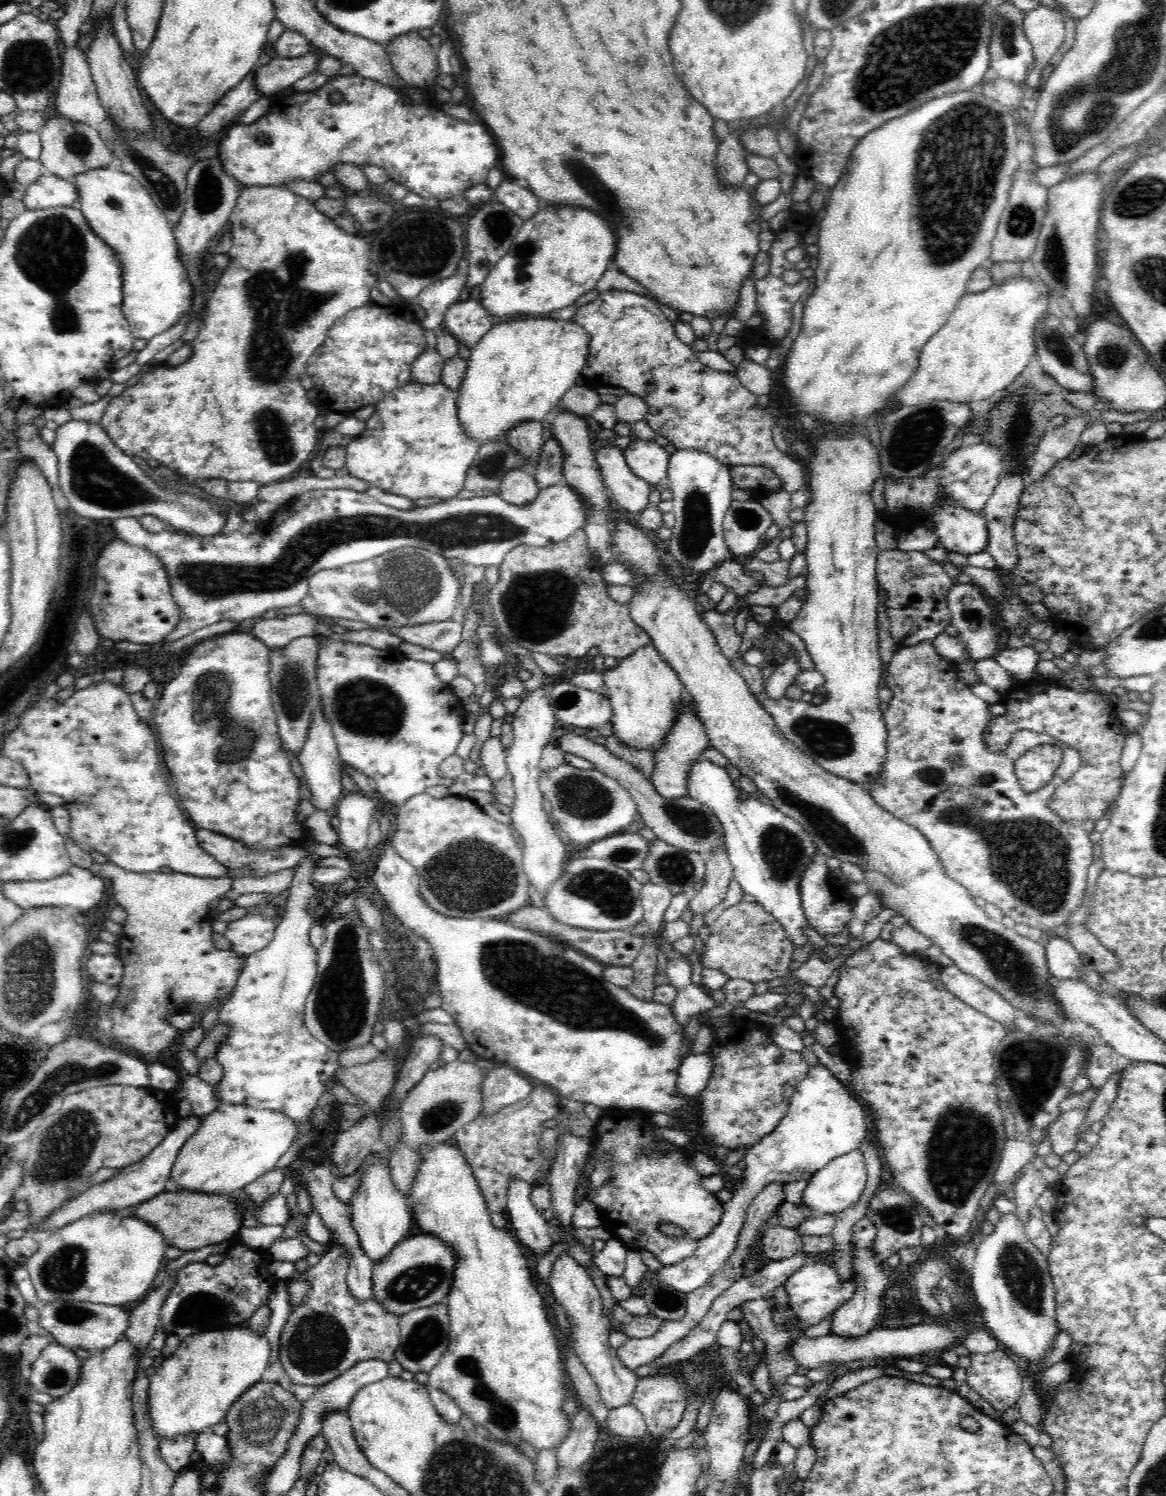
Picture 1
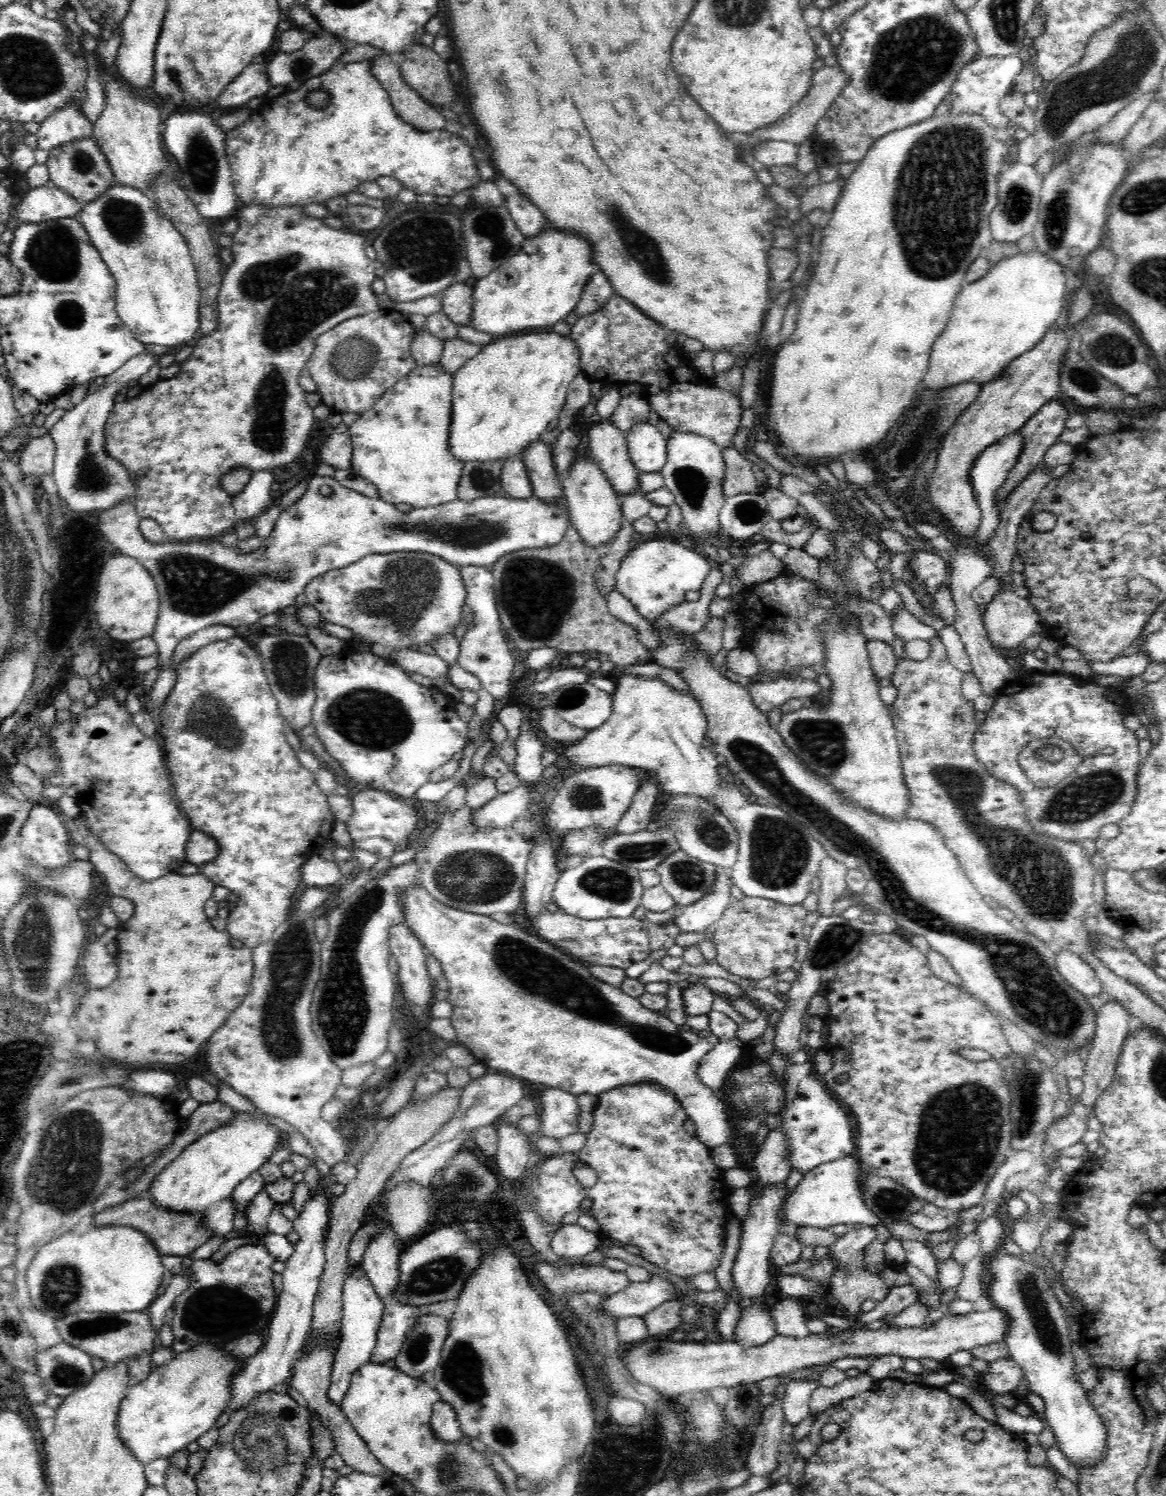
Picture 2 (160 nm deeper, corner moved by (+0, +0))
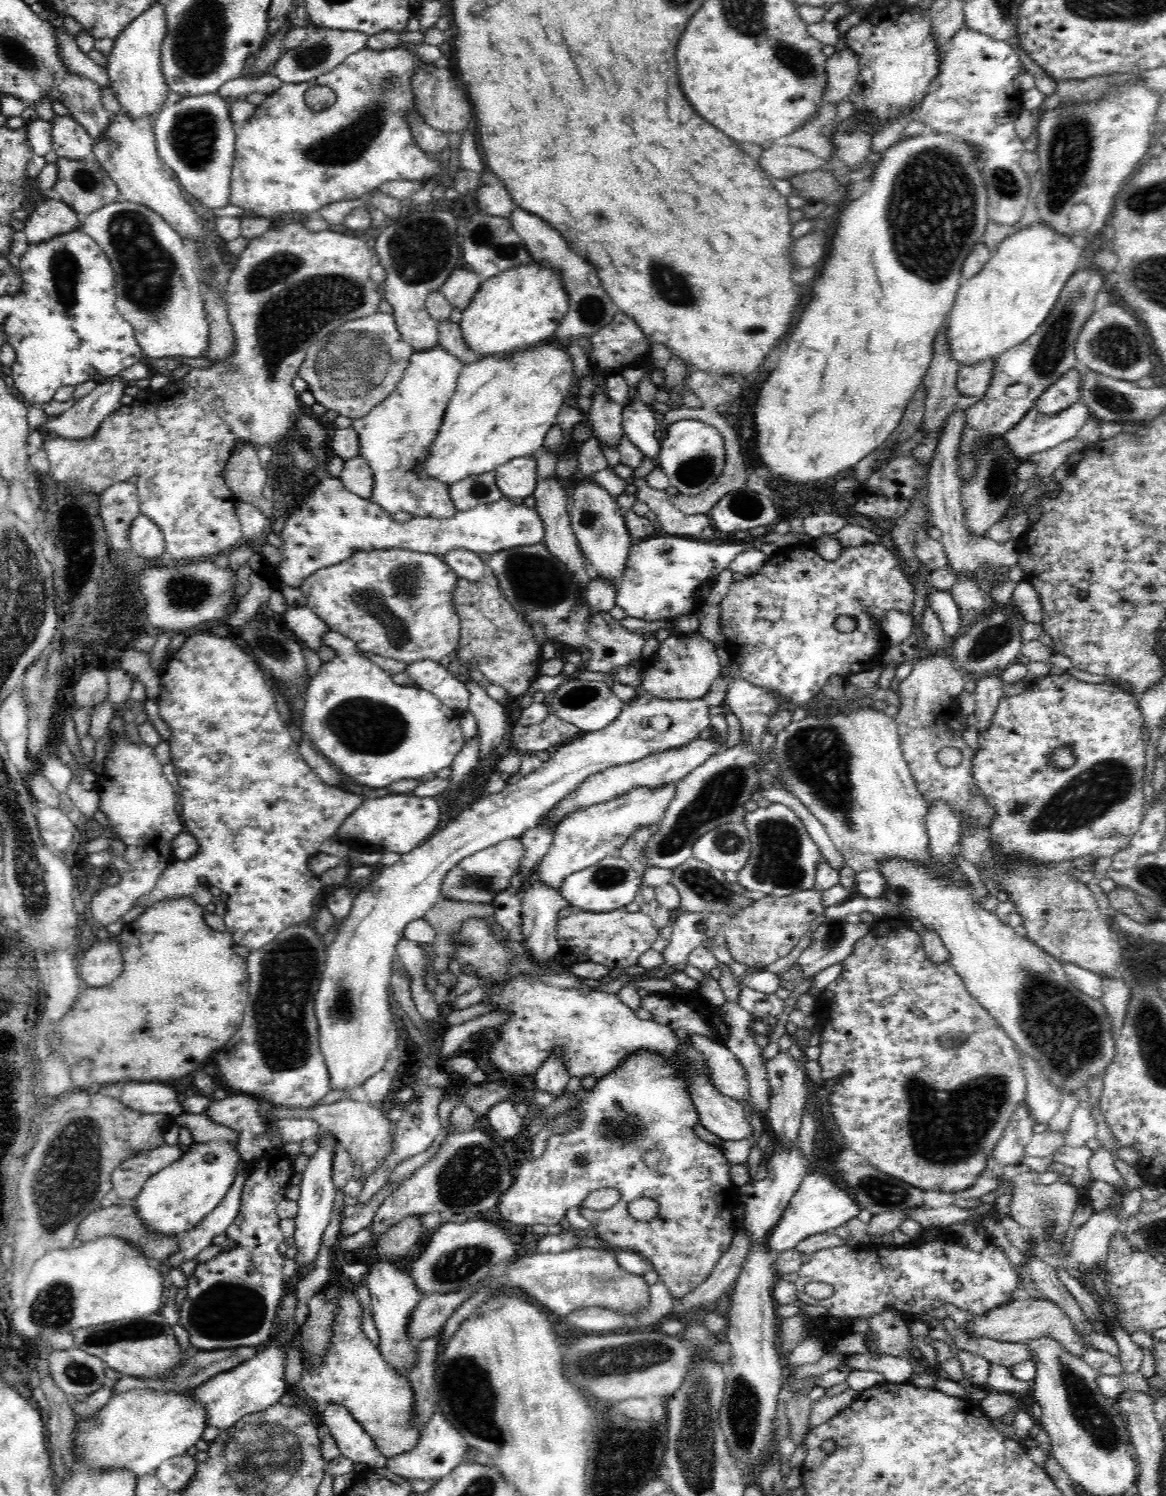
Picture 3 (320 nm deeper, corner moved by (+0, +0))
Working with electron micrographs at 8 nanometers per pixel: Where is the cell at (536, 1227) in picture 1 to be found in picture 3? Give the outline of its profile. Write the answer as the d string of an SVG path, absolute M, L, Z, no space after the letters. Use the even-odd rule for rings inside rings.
M496 1102L488 1111L486 1121L496 1137L509 1142L523 1140L523 1134L526 1130L524 1120L518 1116L512 1102Z

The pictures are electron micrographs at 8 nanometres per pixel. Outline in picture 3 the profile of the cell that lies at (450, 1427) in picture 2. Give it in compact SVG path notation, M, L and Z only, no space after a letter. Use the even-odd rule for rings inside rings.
M436 1404L432 1418L420 1429L418 1444L408 1452L402 1452L387 1459L387 1467L396 1474L410 1480L436 1480L448 1476L465 1458L469 1448L467 1440L457 1428L443 1415L441 1407Z

